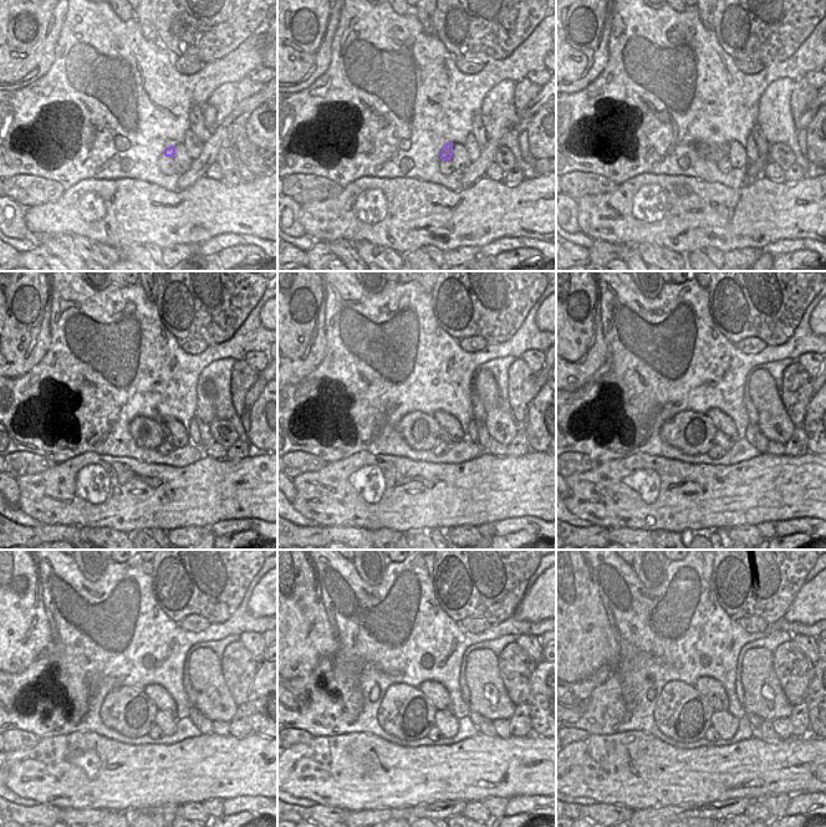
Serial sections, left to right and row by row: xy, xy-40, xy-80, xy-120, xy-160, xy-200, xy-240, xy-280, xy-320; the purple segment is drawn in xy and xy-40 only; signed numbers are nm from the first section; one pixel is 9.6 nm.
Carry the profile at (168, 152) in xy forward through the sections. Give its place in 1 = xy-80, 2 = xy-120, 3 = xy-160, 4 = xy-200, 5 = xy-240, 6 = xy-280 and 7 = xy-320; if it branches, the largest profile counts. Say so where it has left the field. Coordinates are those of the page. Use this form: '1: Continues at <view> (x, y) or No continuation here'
1: Continues at xy-80 (713, 152)
2: Continues at xy-120 (147, 433)
3: Continues at xy-160 (421, 432)
4: Continues at xy-200 (693, 433)
5: Continues at xy-240 (129, 711)
6: Continues at xy-280 (404, 711)
7: Continues at xy-320 (681, 713)

